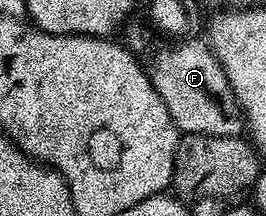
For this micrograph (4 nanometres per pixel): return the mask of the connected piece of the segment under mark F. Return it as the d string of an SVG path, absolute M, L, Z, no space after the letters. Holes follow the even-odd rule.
M185 36L180 40L161 40L149 50L147 73L159 100L163 100L171 120L182 135L206 134L236 138L246 129L241 106L235 100L235 92L223 72L223 64L213 55L208 41L201 42L197 36ZM177 42L177 43L173 43Z

